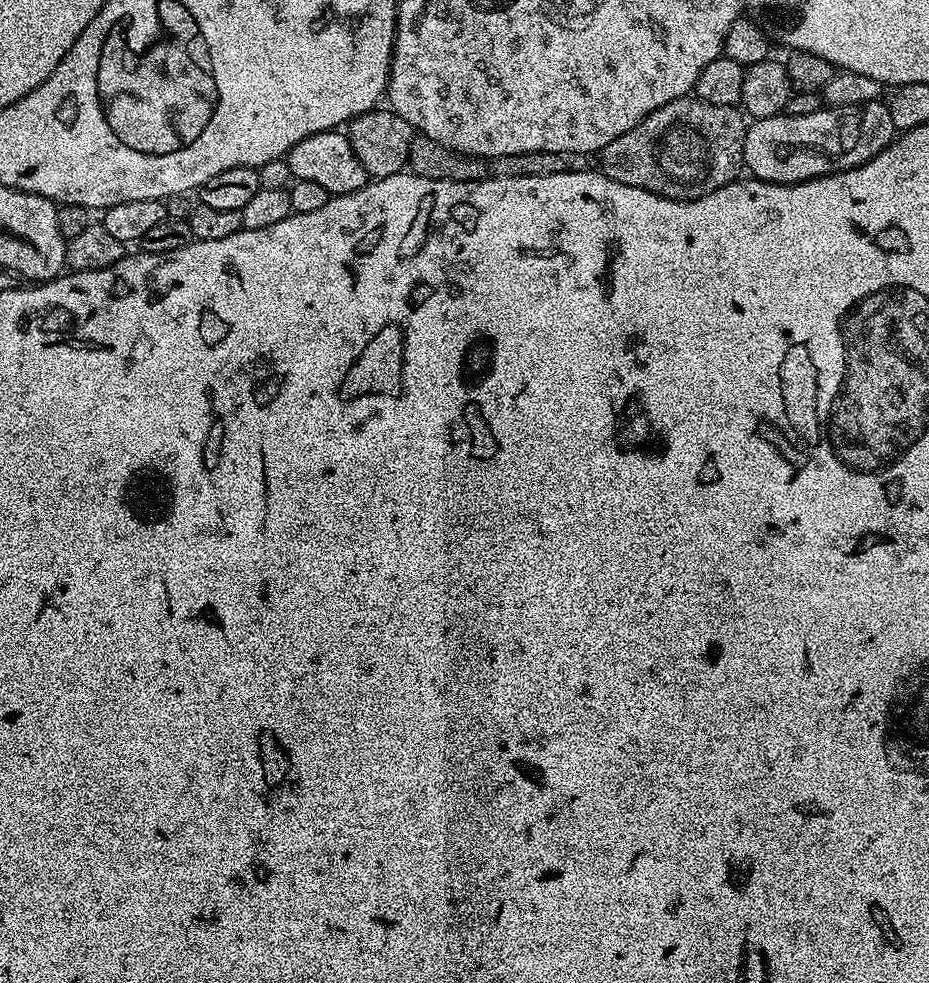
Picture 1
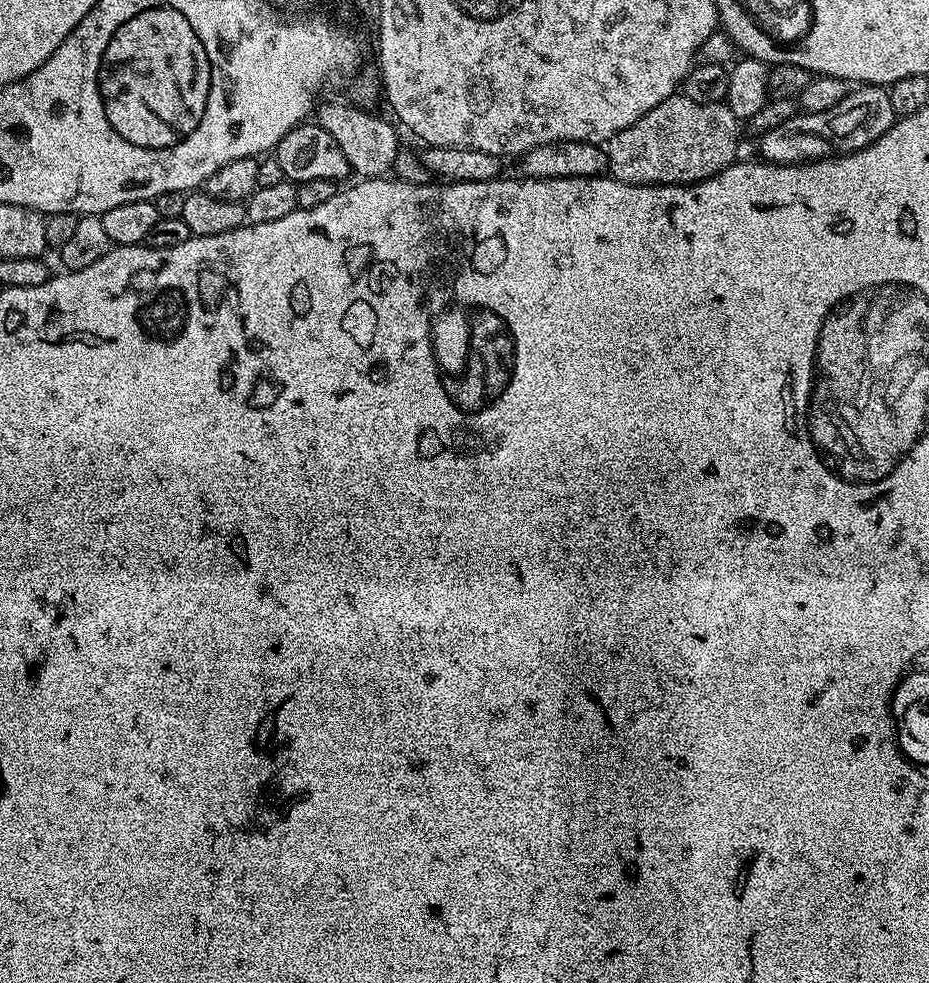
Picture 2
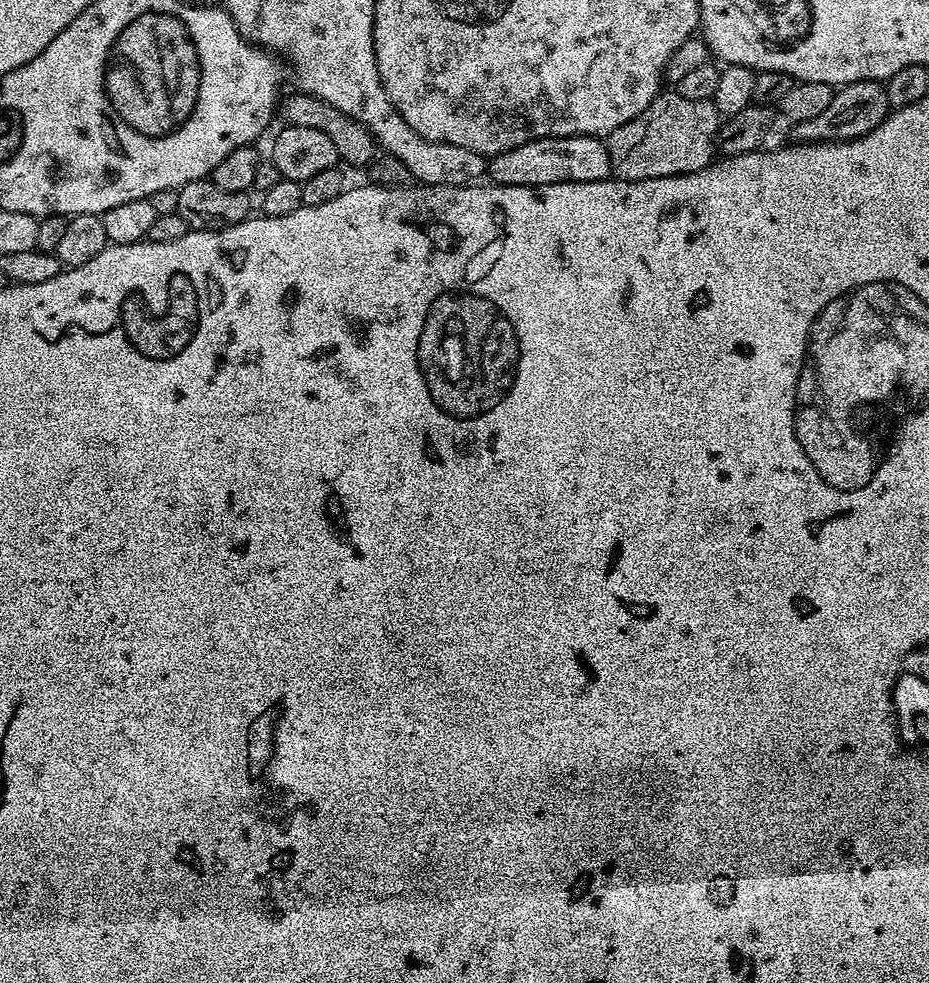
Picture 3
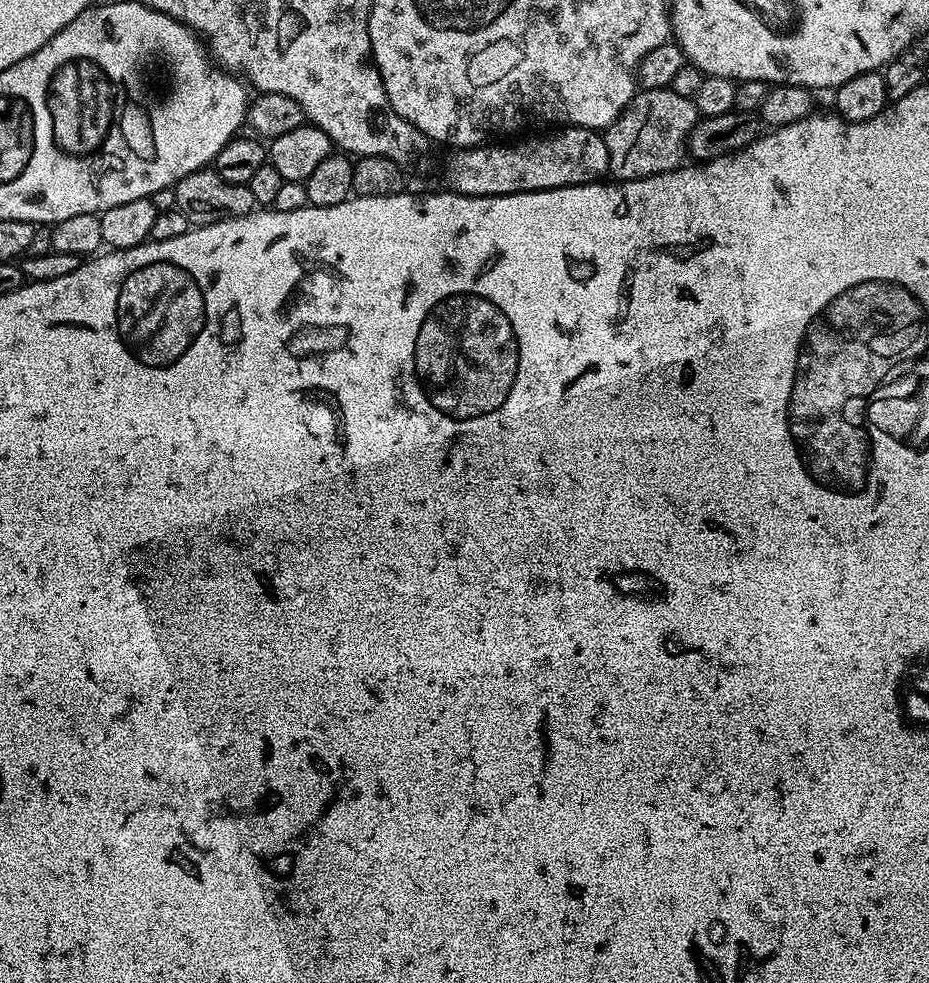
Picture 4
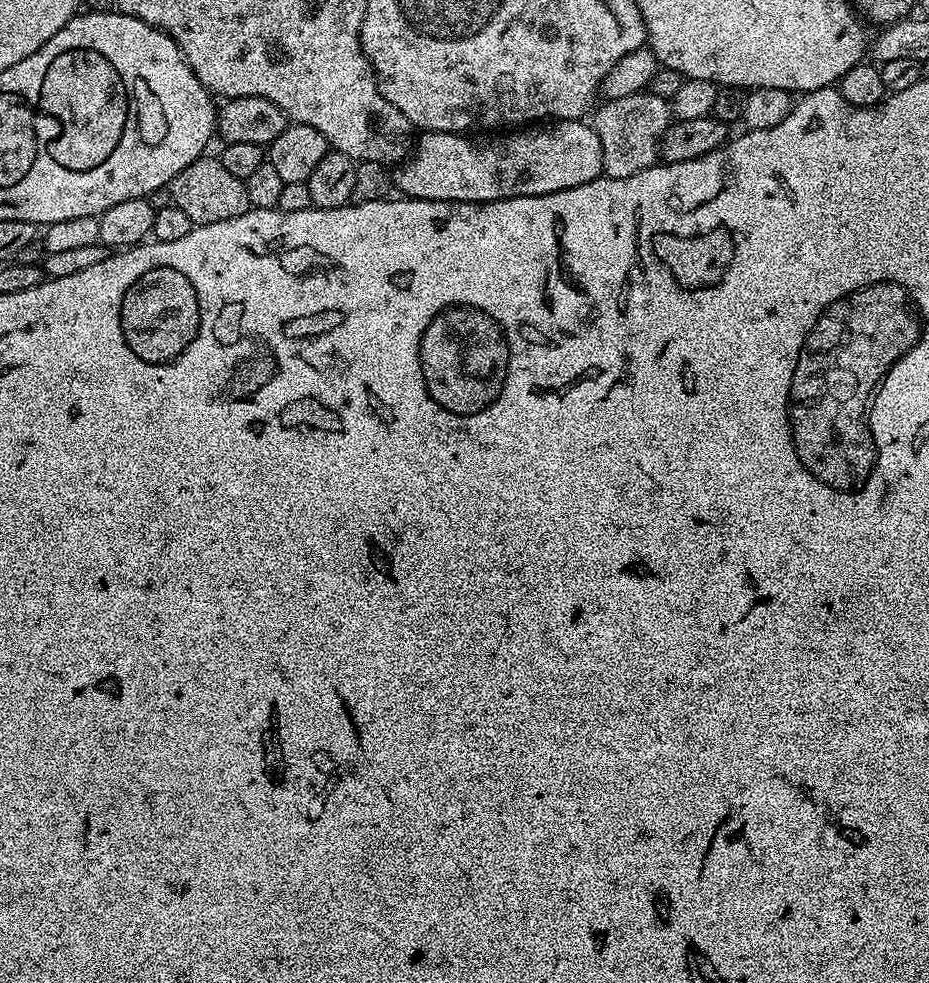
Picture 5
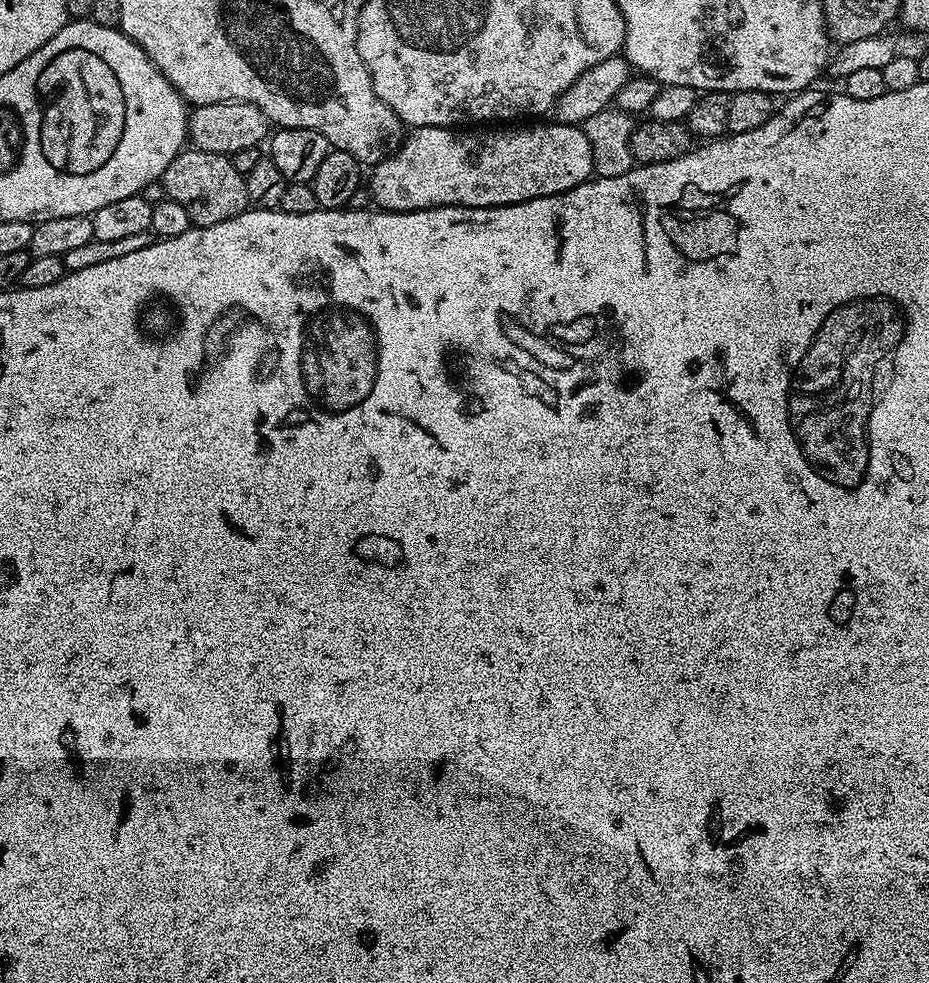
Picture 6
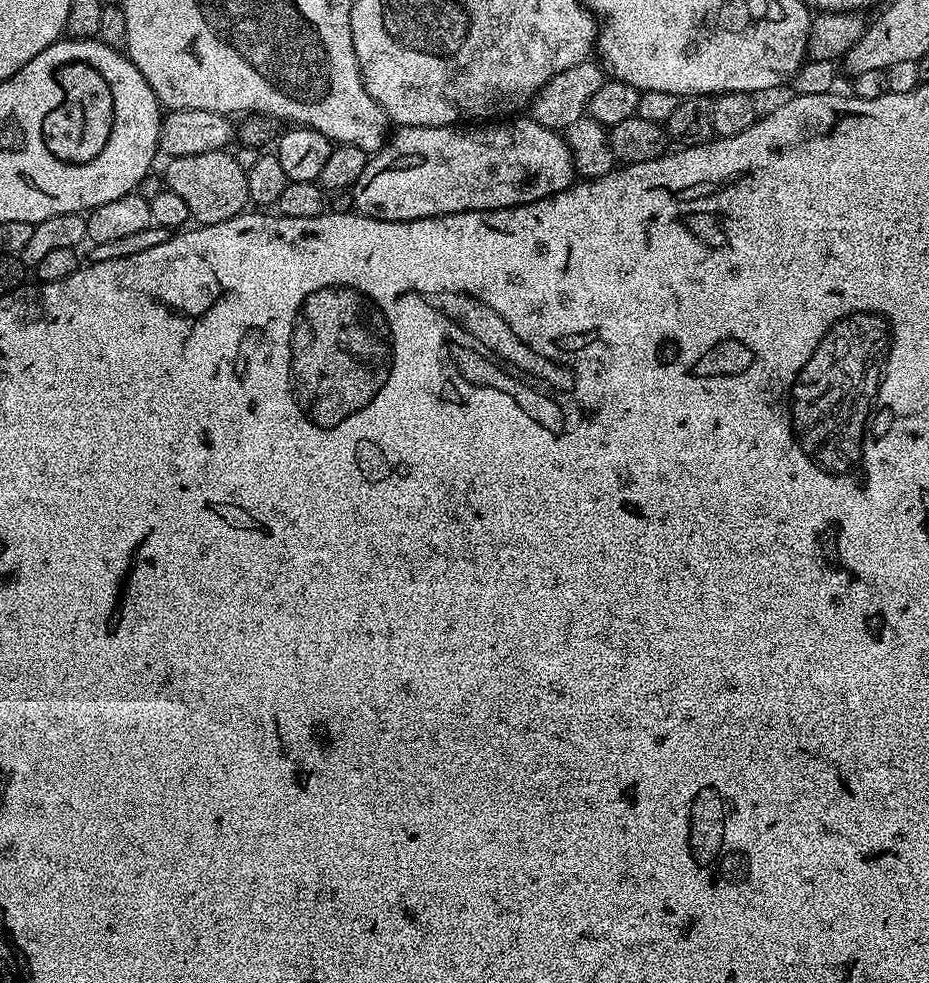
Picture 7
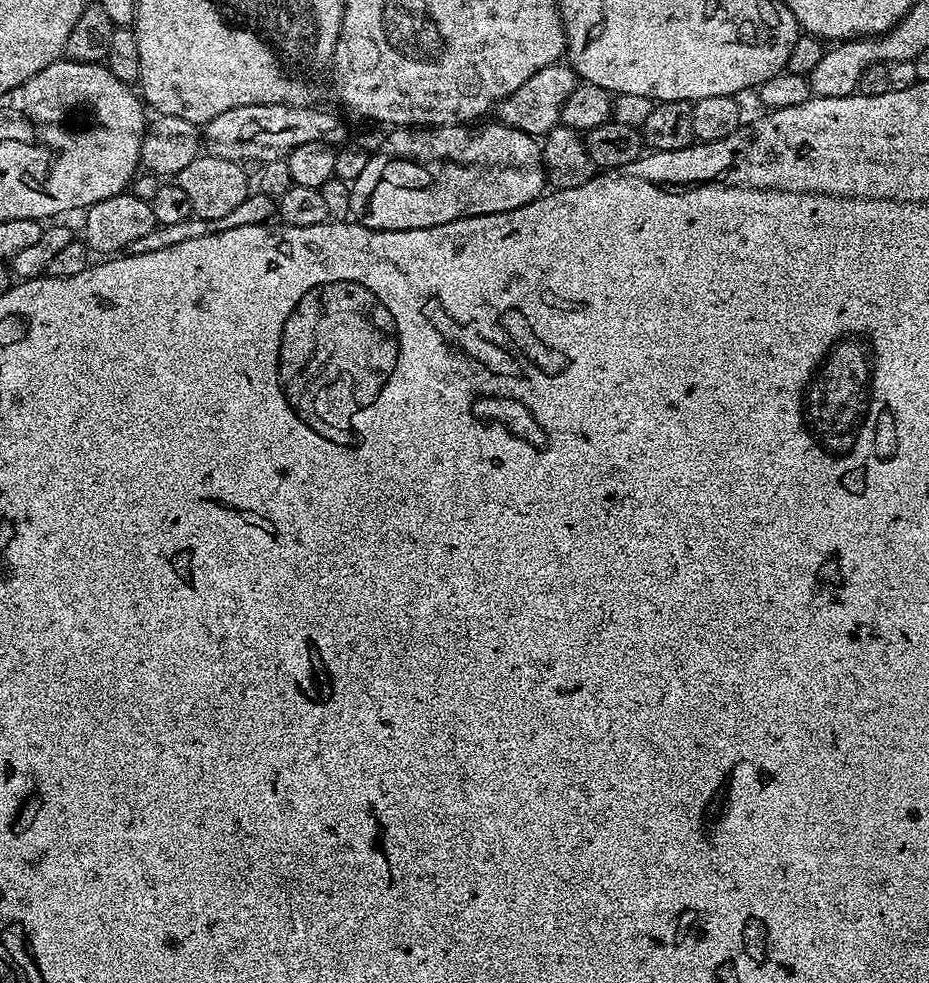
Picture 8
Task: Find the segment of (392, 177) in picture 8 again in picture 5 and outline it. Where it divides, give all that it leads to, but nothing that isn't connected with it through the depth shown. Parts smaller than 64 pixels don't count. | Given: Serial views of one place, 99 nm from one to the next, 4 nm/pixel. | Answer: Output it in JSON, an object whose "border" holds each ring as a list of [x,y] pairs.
{"border":[[[583,119],[561,120],[547,126],[528,126],[503,134],[488,134],[485,140],[471,140],[471,135],[458,132],[424,132],[421,140],[419,137],[415,141],[414,151],[408,159],[395,169],[394,184],[404,191],[401,193],[405,197],[414,200],[453,200],[475,204],[570,190],[591,180],[599,180],[604,171],[602,142],[598,142],[595,127],[584,123]]]}

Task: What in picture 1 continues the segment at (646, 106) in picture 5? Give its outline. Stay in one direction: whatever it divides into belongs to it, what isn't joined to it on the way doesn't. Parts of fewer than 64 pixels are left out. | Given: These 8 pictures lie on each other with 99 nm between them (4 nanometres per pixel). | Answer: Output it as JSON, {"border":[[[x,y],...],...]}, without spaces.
{"border":[[[695,95],[683,96],[680,100],[666,102],[654,110],[634,130],[626,130],[614,142],[610,142],[599,153],[599,167],[604,175],[622,182],[626,186],[638,186],[671,200],[696,200],[710,194],[722,186],[731,184],[741,175],[744,162],[744,129],[746,116],[739,107],[714,106],[705,100],[697,100]]]}

